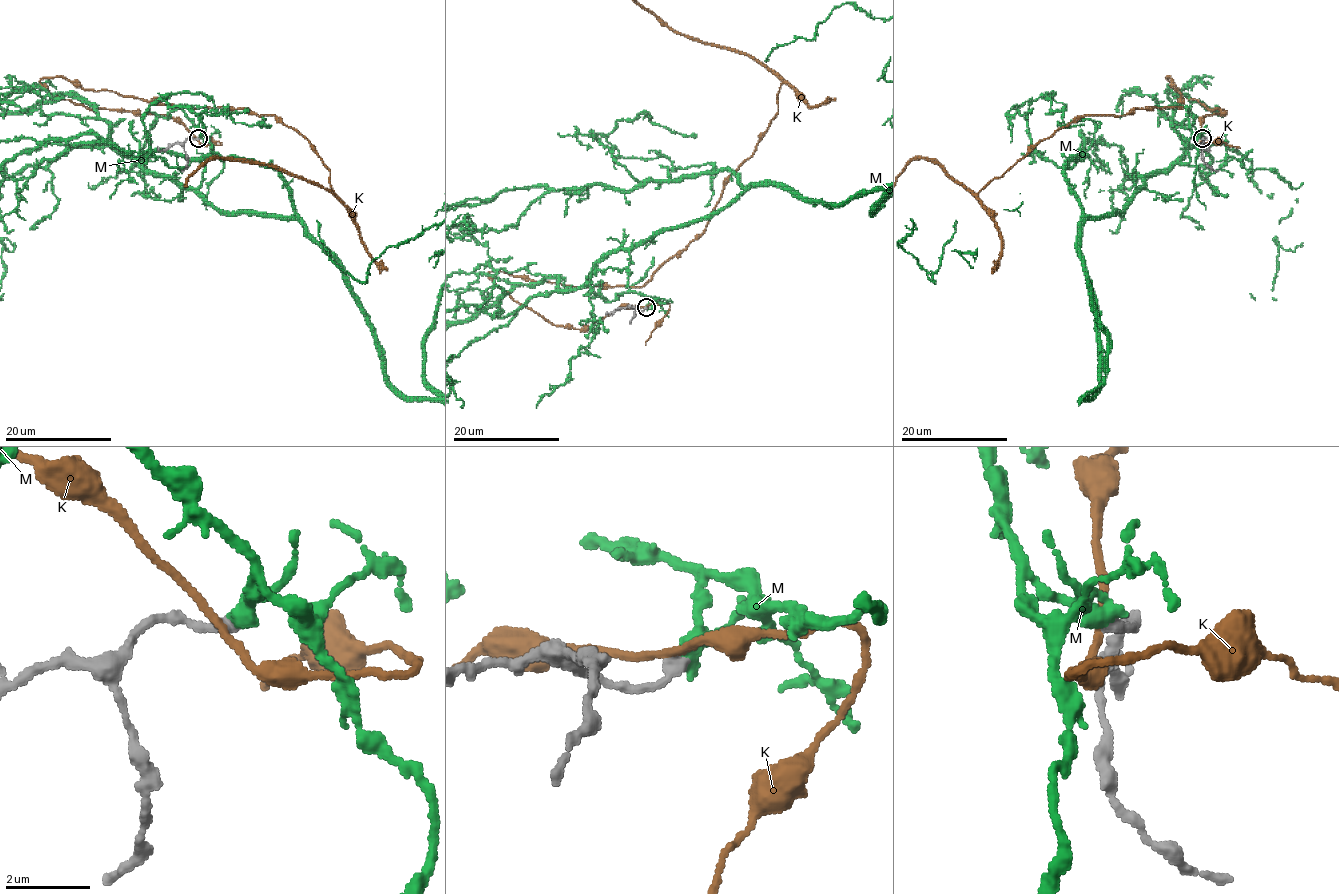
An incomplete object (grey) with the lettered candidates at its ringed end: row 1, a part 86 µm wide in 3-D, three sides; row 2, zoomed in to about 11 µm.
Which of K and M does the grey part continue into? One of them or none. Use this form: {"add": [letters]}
{"add": ["M"]}

